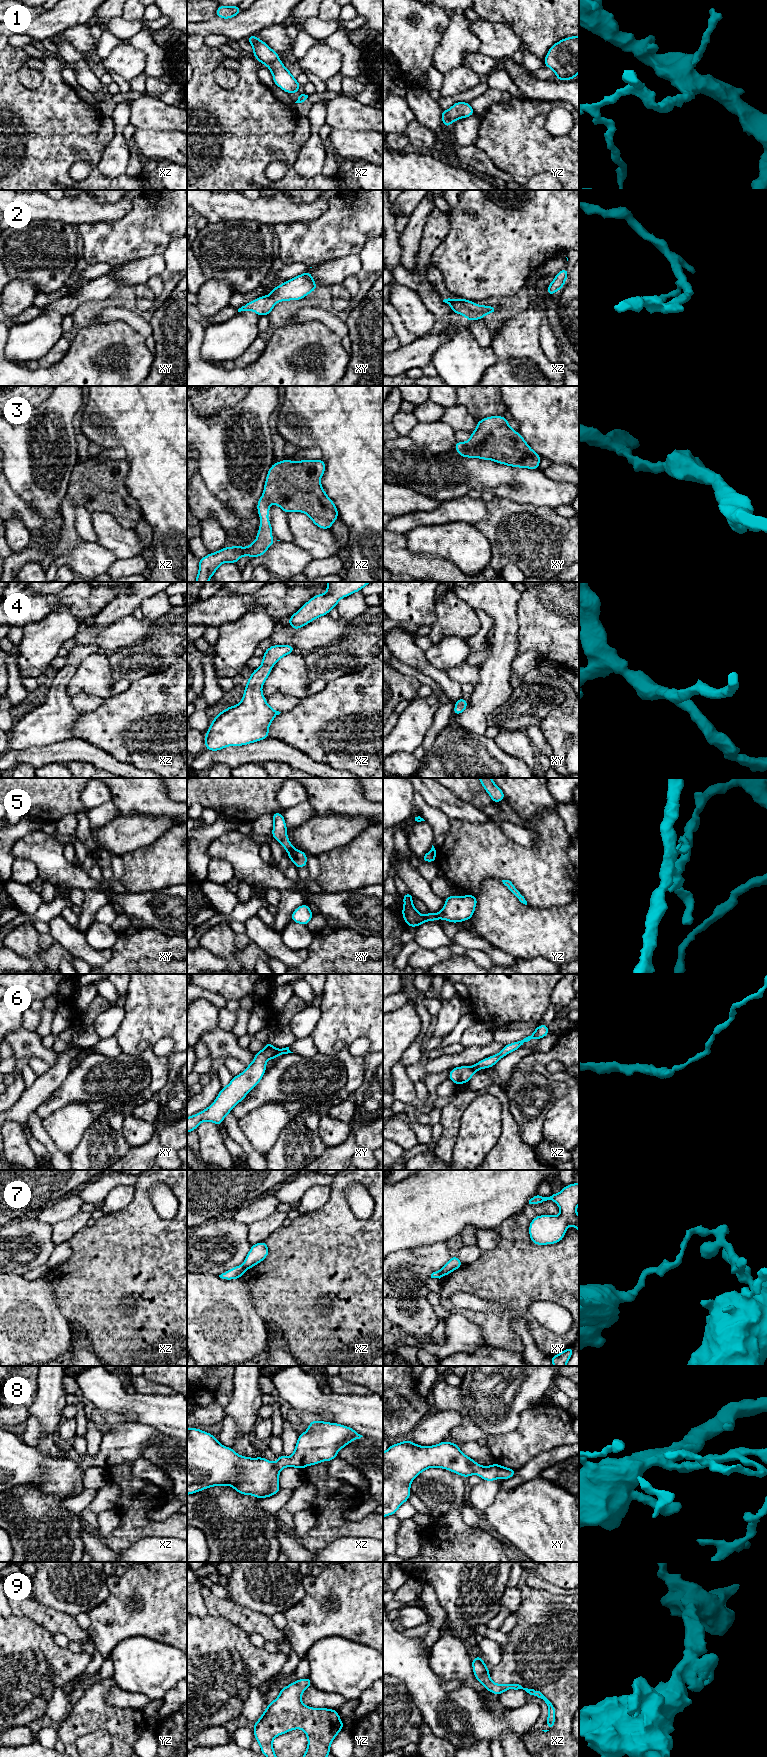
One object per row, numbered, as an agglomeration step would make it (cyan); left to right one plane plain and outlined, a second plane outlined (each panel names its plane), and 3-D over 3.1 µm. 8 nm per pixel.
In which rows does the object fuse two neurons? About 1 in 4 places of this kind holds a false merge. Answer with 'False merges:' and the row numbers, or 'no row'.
False merges: 5, 6, 7

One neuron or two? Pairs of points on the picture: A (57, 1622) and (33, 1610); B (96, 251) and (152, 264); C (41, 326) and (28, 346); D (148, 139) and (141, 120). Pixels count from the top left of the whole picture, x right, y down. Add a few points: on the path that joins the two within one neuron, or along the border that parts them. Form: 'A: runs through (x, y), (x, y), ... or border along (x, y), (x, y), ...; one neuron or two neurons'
A: runs through (51, 1620), (39, 1613); one neuron
B: border along (156, 254), (139, 257), (116, 267); two neurons
C: runs through (41, 331), (33, 341); one neuron
D: border along (135, 127), (143, 129), (168, 129); two neurons

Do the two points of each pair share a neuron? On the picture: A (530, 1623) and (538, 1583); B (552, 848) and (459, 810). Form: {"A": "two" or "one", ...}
{"A": "two", "B": "two"}

